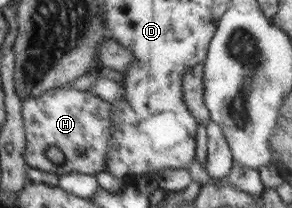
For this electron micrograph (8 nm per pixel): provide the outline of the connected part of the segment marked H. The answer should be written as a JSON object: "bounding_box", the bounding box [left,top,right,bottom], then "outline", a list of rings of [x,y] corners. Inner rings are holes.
{"bounding_box":[21,85,116,177],"outline":[[[68,85],[48,92],[37,98],[21,102],[25,132],[25,162],[42,172],[58,177],[70,173],[96,176],[106,171],[106,156],[112,136],[112,118],[116,116],[112,103],[105,102],[90,91],[80,91]],[[58,146],[64,153],[64,161],[55,164],[46,156],[46,148]]]}

